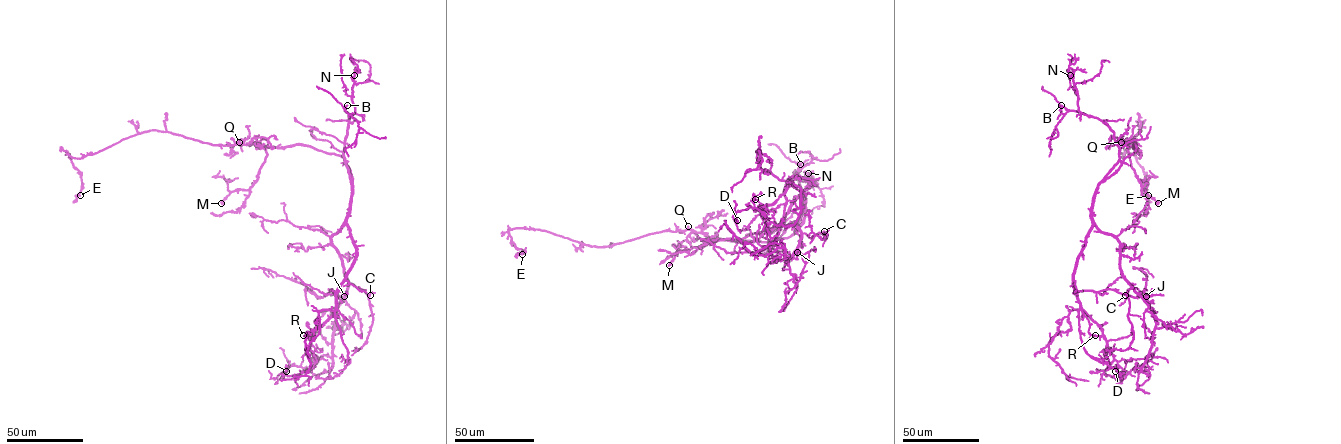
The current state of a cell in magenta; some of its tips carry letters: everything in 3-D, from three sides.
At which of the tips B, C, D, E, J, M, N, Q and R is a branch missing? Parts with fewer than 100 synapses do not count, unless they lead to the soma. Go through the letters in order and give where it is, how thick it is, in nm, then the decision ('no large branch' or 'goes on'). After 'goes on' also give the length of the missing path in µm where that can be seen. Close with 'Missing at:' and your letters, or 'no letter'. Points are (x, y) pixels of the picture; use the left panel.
B: (347, 105) | 240 nm | goes on | 50 µm
C: (370, 295) | 160 nm | no large branch
D: (286, 371) | 160 nm | no large branch
E: (80, 195) | 190 nm | no large branch
J: (344, 296) | 150 nm | no large branch
M: (221, 203) | 340 nm | no large branch
N: (354, 75) | 160 nm | no large branch
Q: (239, 142) | 190 nm | no large branch
R: (303, 335) | 180 nm | no large branch
Missing at: B

